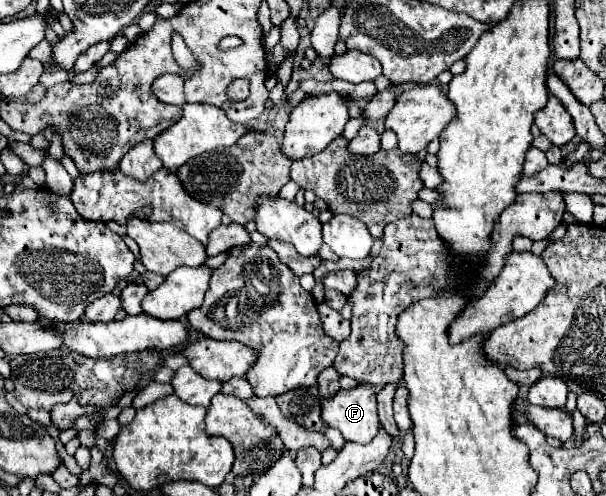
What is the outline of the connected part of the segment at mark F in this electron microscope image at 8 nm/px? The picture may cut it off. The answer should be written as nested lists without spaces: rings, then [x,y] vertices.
[[[358,385],[350,391],[338,391],[334,397],[322,401],[322,419],[330,427],[340,429],[346,441],[370,443],[380,431],[374,389]]]

